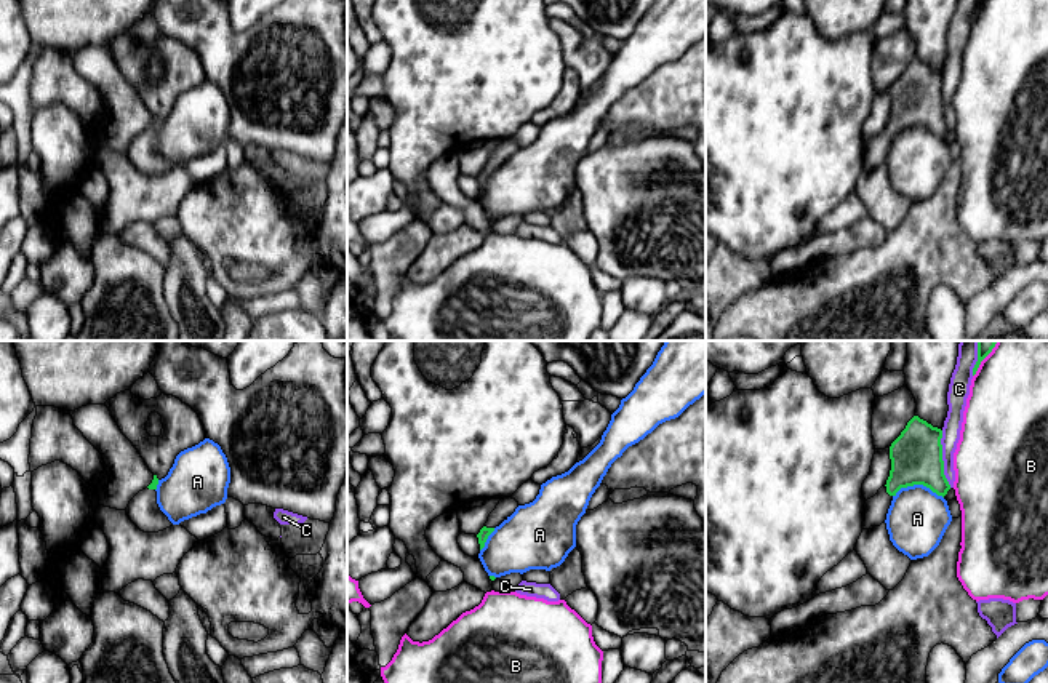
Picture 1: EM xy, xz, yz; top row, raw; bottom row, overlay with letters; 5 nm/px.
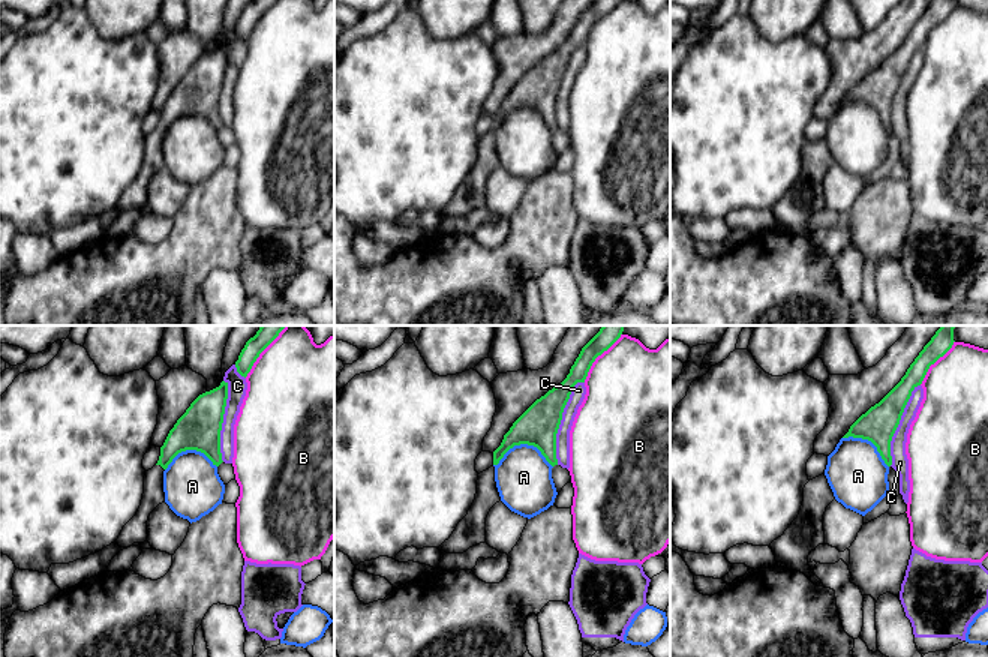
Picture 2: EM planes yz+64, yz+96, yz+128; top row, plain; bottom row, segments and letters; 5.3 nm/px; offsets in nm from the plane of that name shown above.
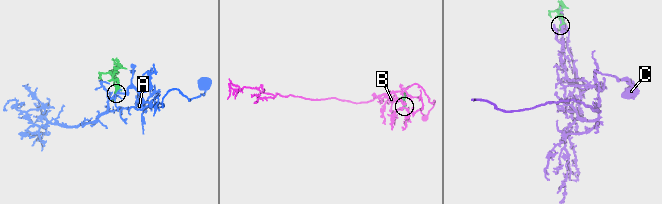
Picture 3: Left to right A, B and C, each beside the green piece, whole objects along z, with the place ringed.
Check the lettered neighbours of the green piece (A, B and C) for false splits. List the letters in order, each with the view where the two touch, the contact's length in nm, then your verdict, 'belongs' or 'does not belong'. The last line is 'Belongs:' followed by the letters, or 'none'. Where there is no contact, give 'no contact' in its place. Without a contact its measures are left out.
A: yz | 260 nm | does not belong
B: yz | 220 nm | does not belong
C: yz | 300 nm | does not belong
Belongs: none

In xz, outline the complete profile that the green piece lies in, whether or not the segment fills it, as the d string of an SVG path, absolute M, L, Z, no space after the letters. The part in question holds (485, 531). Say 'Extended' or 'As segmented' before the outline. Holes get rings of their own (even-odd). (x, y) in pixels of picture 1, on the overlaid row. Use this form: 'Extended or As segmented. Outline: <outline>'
Extended. Outline: M504 497L499 501L496 509L490 513L485 526L477 534L480 550L485 547L485 542L488 536L494 531L494 528L499 526L504 520L507 520L515 512L517 507L518 507L518 502L512 497Z

